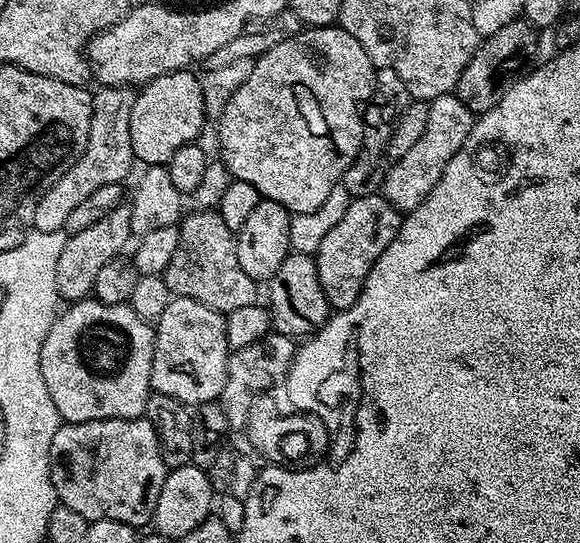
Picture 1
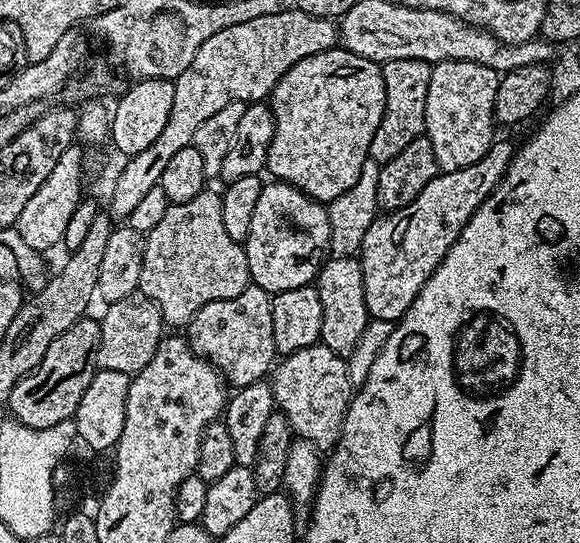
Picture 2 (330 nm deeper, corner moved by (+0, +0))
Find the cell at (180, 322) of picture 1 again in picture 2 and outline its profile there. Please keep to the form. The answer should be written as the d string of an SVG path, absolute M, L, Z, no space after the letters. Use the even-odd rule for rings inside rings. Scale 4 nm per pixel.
M250 286L238 298L202 306L186 326L186 339L196 355L213 364L221 377L237 389L263 380L273 371L278 356L273 330L272 296L266 290Z

